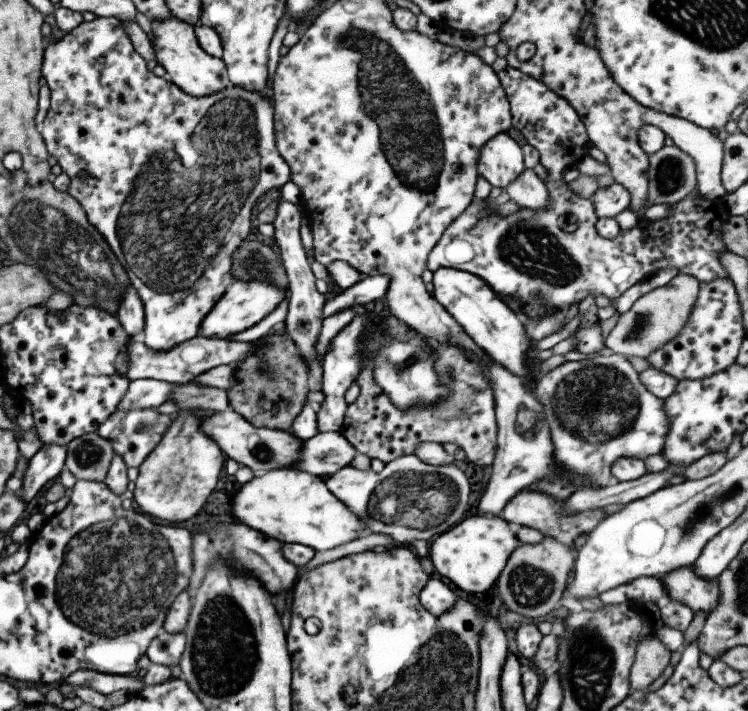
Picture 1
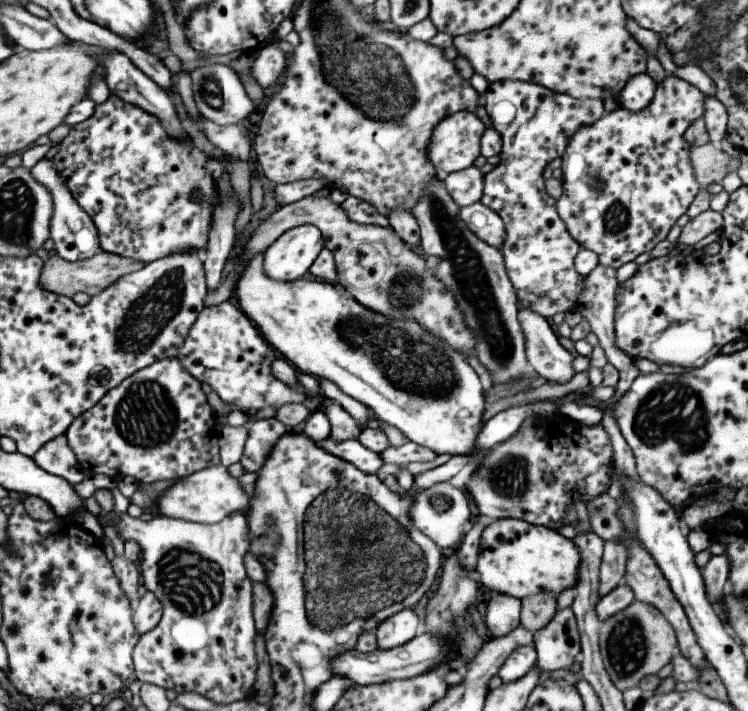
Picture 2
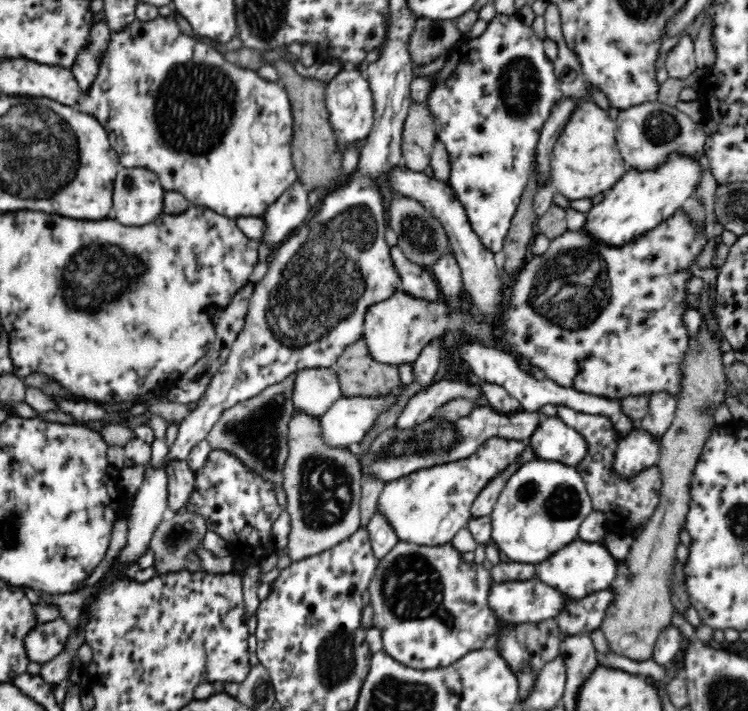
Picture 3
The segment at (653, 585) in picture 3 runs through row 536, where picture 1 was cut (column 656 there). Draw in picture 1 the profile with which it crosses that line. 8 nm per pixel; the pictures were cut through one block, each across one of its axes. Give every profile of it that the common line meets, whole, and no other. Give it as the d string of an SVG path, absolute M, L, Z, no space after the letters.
M651 633L637 642L635 658L628 674L631 691L643 690L662 674L669 664L670 651Z

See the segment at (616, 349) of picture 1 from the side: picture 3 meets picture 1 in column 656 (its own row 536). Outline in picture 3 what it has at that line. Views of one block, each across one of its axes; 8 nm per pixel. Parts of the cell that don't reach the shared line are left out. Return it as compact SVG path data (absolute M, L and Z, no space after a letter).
M305 412L290 414L286 432L288 458L282 470L282 487L286 492L286 513L290 515L288 557L300 561L336 547L361 526L361 459L346 446L332 446L323 439L318 416Z

